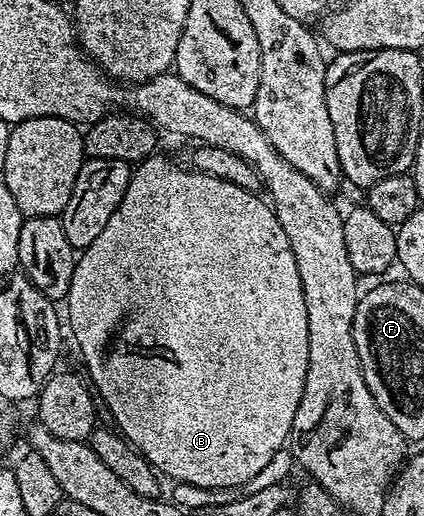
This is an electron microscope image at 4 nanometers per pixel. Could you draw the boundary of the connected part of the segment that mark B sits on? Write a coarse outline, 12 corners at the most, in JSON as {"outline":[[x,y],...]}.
{"outline":[[134,166],[69,333],[164,478],[245,487],[307,382],[259,193]]}

